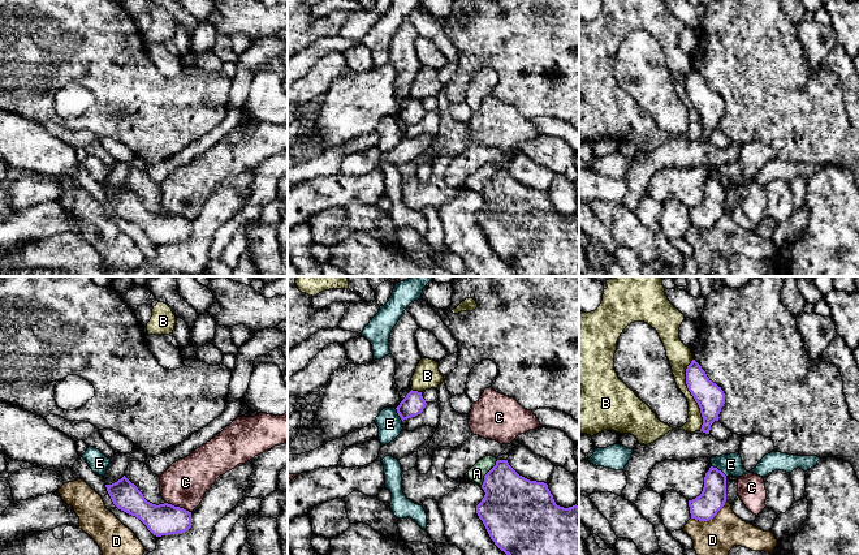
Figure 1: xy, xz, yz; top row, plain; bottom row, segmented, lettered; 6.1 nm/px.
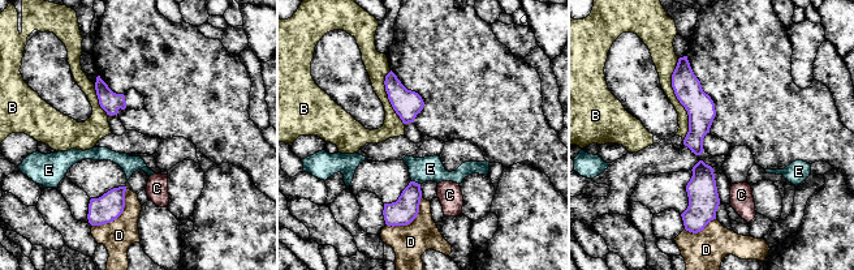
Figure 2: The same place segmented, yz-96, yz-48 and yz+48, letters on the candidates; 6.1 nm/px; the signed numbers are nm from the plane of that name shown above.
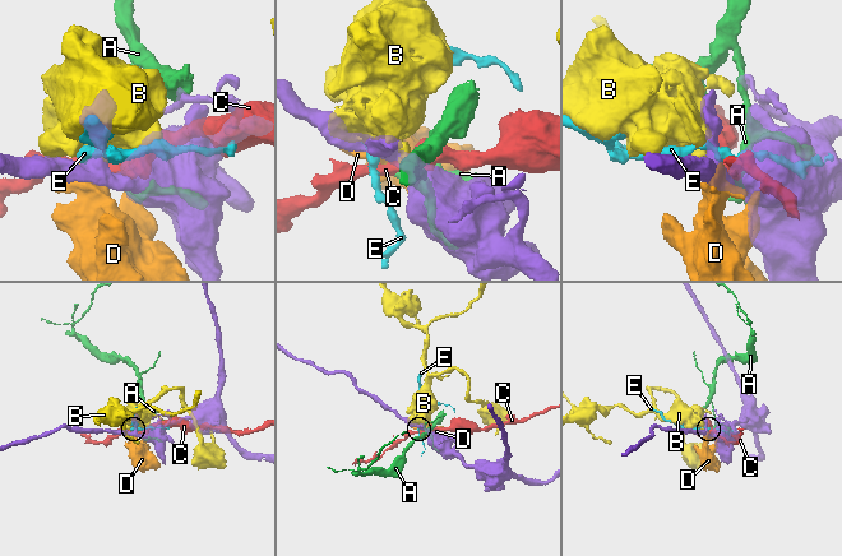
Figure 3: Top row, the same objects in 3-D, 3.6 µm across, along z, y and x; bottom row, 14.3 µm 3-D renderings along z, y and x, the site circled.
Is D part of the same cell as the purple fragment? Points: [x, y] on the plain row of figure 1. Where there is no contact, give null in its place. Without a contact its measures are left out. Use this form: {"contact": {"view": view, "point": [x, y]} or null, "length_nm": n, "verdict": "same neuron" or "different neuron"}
{"contact": {"view": "yz", "point": [709, 227]}, "length_nm": 260, "verdict": "different neuron"}

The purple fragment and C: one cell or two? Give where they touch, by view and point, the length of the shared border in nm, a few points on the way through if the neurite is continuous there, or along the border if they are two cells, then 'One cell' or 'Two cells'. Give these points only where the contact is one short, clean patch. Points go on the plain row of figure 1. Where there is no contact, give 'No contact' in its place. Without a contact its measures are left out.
Touches purple at xy (178, 215). Shared border 170 nm. Two cells

